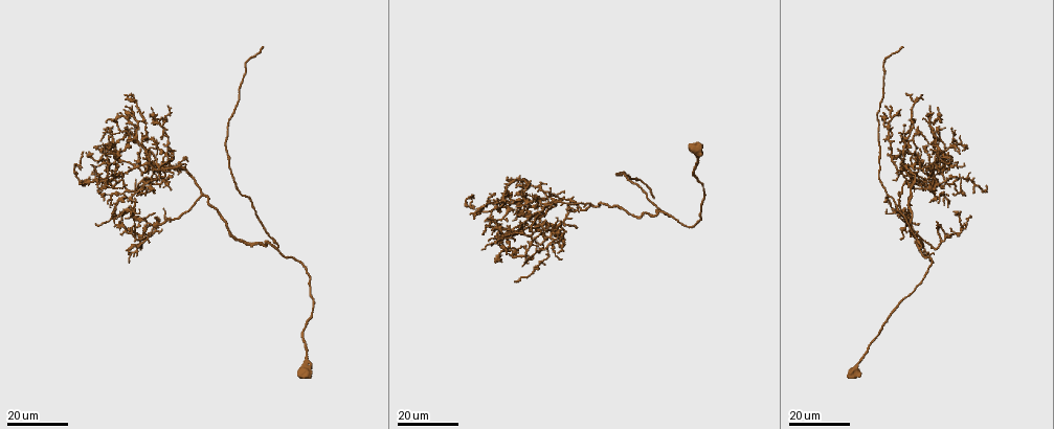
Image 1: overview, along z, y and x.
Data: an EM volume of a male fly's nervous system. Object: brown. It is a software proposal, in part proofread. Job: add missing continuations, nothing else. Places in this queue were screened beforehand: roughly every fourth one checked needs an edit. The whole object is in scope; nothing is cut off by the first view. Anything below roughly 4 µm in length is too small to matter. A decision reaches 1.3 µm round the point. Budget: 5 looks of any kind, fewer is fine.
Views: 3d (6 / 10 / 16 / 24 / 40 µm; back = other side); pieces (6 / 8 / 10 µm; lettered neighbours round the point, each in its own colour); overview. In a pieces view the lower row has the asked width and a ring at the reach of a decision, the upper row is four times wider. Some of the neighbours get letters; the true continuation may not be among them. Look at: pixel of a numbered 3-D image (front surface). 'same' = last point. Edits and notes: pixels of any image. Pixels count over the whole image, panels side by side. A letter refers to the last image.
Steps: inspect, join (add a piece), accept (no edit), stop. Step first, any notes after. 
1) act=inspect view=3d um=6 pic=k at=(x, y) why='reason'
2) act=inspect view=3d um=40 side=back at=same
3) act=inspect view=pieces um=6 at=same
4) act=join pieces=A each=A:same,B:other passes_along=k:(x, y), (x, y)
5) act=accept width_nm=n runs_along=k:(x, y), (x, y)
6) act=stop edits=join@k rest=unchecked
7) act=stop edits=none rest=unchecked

act=inspect view=3d um=24 pic=1 at=(480, 249) why='thin end'

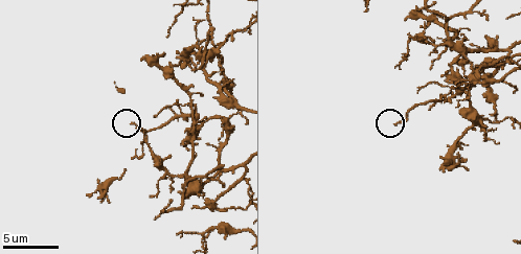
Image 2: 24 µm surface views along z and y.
act=inspect view=pieces um=6 pic=2 at=(396, 123)

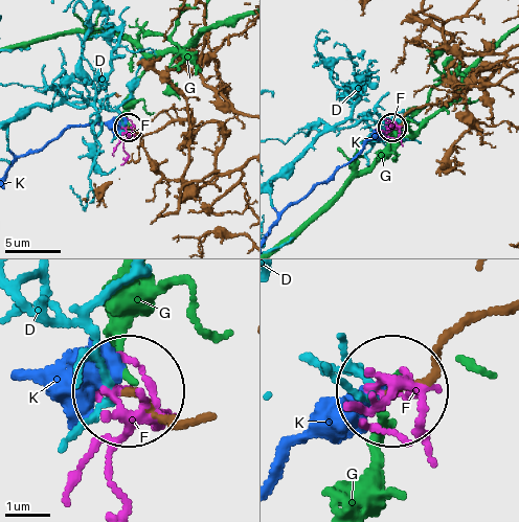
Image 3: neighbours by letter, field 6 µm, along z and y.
act=accept each=D:other,F:other,G:other,K:other runs_along=3:(184, 421), (132, 394) found='none of them fits'

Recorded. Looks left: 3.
act=inspect view=3d um=16 pic=1 at=(138, 240) why='tapers out'

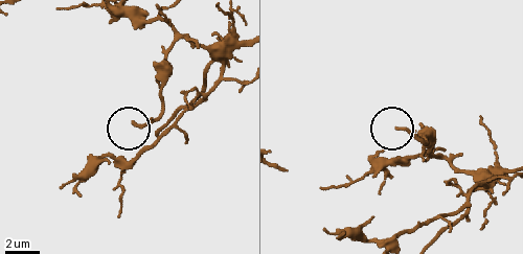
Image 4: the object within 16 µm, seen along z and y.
act=inspect view=pieces um=6 pic=4 at=(131, 122)

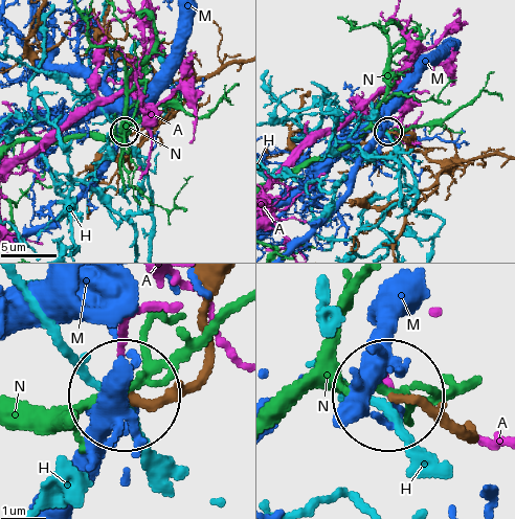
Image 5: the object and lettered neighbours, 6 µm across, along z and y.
act=accept each=A:other,H:other,M:other,N:other found='no lettered piece goes on from it'

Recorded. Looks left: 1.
act=stop edits=none rest=unchecked

